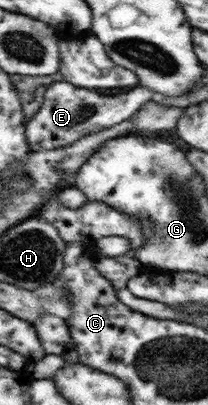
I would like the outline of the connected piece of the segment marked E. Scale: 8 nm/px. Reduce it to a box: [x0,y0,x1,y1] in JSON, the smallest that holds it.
[26,82,153,151]

